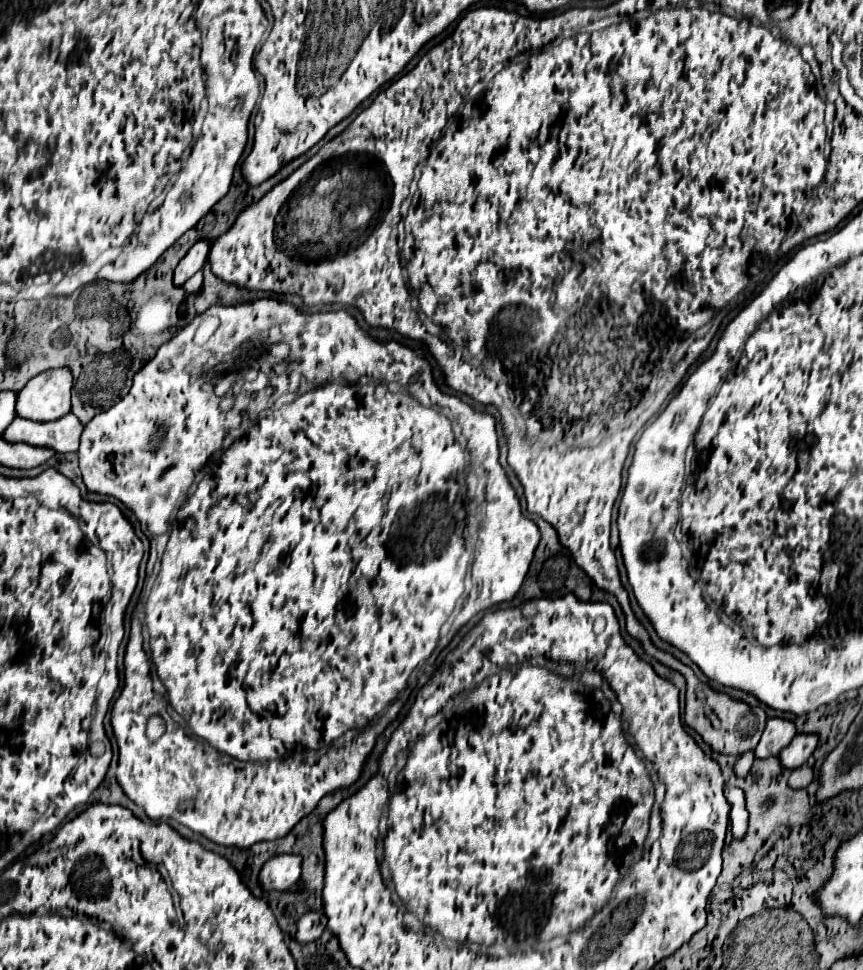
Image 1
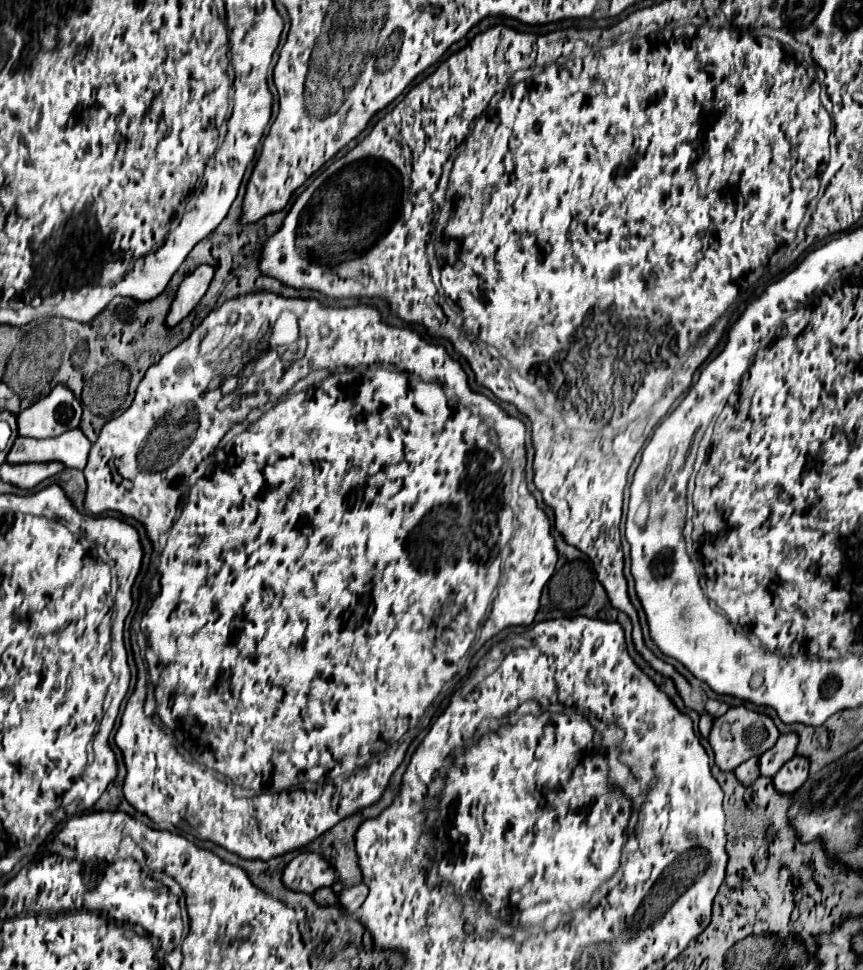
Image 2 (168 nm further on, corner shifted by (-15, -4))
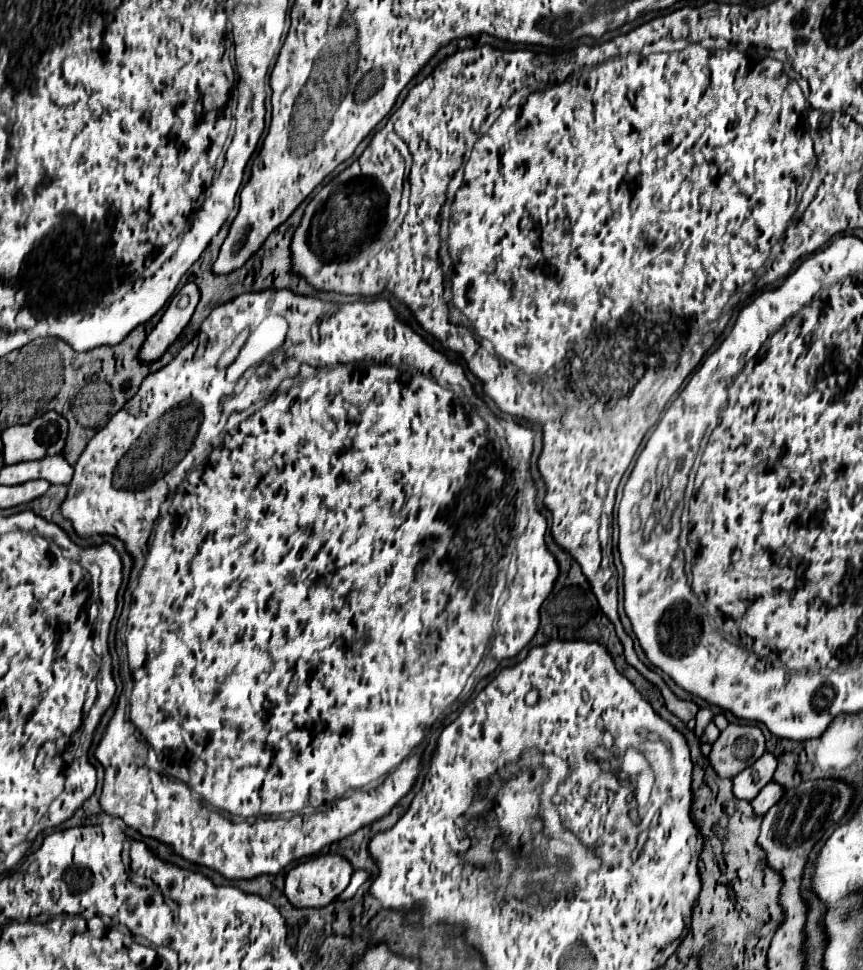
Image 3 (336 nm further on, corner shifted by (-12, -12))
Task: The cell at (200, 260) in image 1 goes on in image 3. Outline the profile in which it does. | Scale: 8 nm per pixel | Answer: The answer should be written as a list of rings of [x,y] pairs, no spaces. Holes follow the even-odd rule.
[[[186,283],[178,291],[178,295],[172,297],[162,319],[148,333],[142,349],[138,351],[138,361],[142,365],[158,361],[166,353],[166,349],[180,337],[182,329],[188,325],[194,309],[196,309],[198,297],[200,297],[200,293],[194,283]]]

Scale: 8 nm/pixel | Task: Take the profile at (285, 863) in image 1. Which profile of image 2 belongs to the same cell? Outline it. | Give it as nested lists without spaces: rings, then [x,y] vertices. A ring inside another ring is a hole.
[[[299,853],[283,871],[283,883],[291,891],[313,893],[319,887],[329,887],[335,881],[335,873],[327,867],[327,861],[315,853]]]

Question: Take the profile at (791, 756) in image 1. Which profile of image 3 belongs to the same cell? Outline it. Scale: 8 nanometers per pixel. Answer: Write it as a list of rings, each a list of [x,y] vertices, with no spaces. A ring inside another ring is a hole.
[[[768,783],[768,787],[764,787],[764,791],[760,791],[760,795],[756,795],[756,799],[752,799],[752,809],[754,815],[764,815],[784,793],[782,787],[776,787],[776,783]]]

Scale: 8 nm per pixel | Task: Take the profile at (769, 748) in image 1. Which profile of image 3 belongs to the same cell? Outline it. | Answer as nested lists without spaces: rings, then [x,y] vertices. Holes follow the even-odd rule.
[[[764,753],[732,779],[734,797],[752,801],[760,793],[760,789],[772,781],[772,771],[776,771],[776,757]]]

